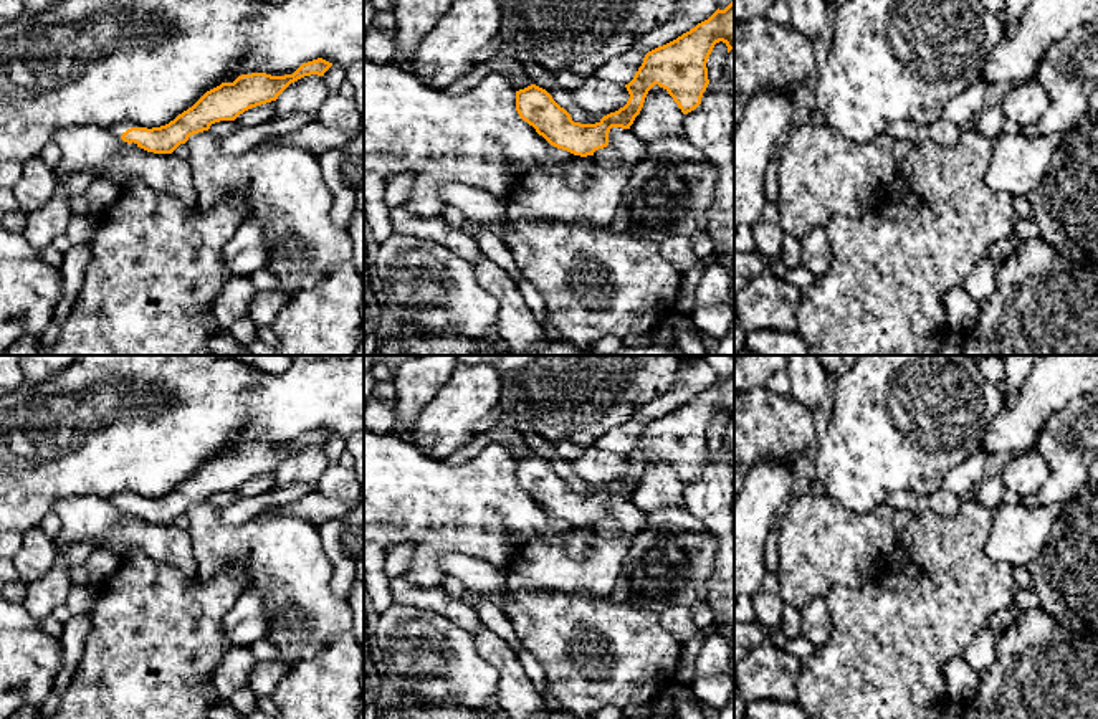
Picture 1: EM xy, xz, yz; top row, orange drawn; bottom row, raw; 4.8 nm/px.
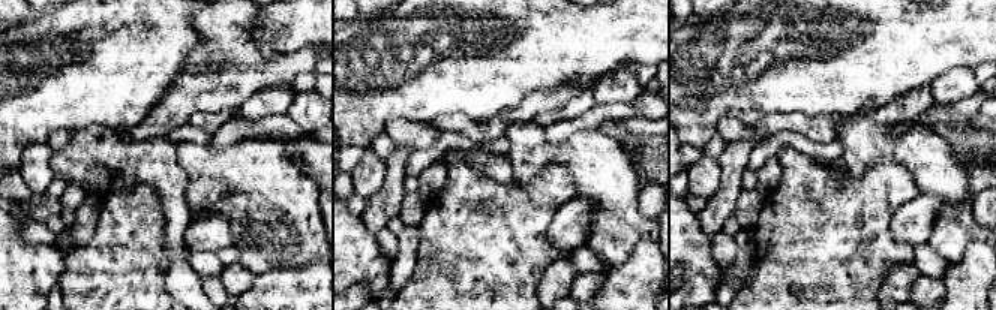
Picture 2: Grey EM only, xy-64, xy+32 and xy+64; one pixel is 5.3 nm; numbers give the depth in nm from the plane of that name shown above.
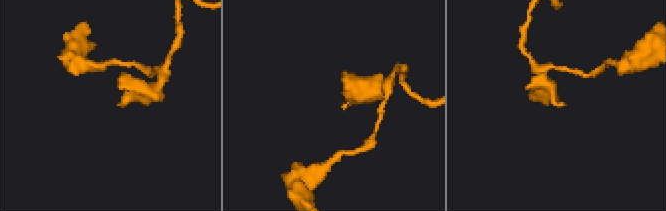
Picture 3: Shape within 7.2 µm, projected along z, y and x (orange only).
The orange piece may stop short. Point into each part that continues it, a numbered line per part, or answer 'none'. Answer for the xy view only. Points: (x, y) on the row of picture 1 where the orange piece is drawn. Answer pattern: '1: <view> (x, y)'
1: xy (118, 129)

